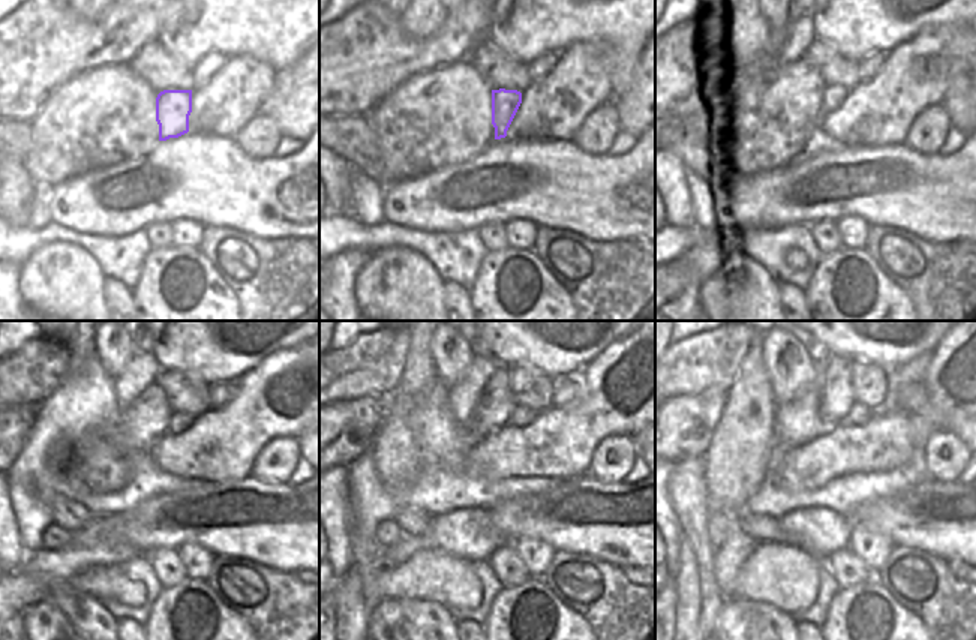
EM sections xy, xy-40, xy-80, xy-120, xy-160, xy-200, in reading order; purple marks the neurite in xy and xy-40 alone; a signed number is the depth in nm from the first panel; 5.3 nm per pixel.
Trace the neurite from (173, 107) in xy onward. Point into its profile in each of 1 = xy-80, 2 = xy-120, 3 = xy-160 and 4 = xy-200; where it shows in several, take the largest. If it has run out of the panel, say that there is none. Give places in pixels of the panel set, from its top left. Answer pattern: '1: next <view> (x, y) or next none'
1: next xy-80 (834, 96)
2: next xy-120 (179, 423)
3: next xy-160 (520, 415)
4: next xy-200 (858, 414)

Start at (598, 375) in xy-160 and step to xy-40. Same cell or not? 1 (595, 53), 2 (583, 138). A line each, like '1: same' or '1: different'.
1: same
2: different

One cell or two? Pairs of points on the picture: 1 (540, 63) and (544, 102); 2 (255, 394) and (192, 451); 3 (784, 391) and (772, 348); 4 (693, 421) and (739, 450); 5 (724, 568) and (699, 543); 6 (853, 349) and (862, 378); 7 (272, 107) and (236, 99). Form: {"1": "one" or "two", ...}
{"1": "two", "2": "one", "3": "one", "4": "two", "5": "two", "6": "two", "7": "two"}

